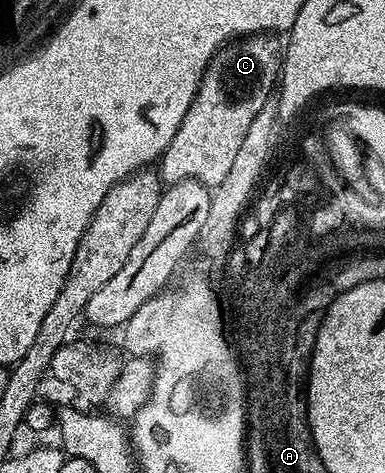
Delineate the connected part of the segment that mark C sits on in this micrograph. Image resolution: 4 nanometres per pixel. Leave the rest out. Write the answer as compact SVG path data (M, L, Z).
M254 33L251 37L229 41L228 44L220 46L218 52L212 56L191 109L183 117L174 139L170 139L170 147L159 158L158 172L165 182L200 181L203 185L217 187L226 179L250 123L270 101L277 88L282 68L282 49L279 44L276 46L276 41L275 36Z

